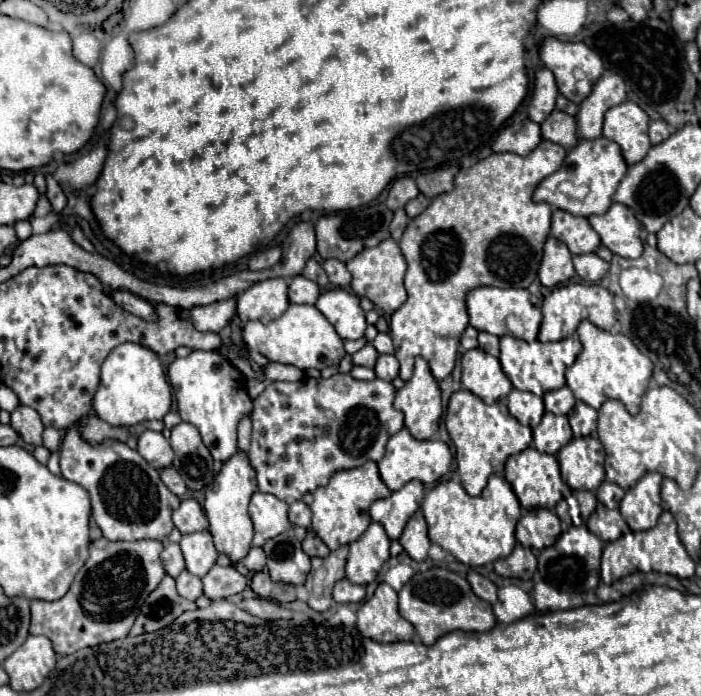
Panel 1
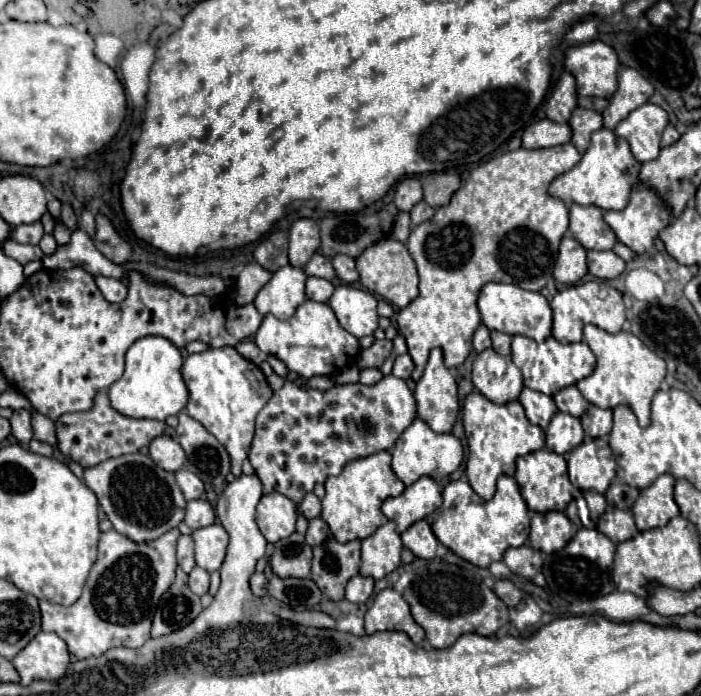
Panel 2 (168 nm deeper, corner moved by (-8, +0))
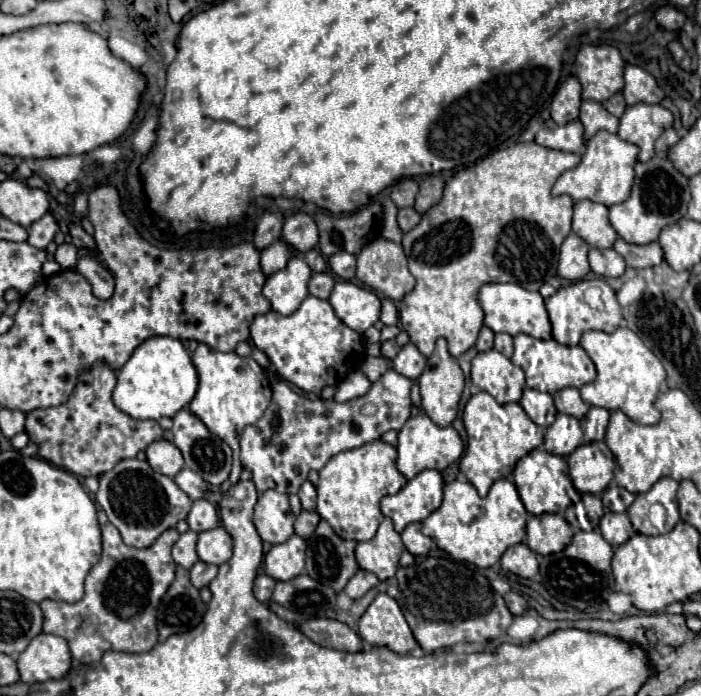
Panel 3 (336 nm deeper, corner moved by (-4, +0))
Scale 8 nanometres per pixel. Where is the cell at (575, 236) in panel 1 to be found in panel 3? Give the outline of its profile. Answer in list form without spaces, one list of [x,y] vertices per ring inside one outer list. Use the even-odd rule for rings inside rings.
[[[580,200],[574,204],[572,232],[584,238],[590,248],[612,248],[618,238],[616,230],[608,222],[608,208],[592,200]]]

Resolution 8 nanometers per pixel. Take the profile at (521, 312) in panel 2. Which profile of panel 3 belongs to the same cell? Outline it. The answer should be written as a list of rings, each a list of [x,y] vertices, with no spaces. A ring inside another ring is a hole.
[[[484,284],[478,292],[478,302],[484,310],[484,324],[494,332],[506,332],[510,336],[528,334],[532,338],[552,338],[548,312],[540,292],[530,292],[518,284]]]

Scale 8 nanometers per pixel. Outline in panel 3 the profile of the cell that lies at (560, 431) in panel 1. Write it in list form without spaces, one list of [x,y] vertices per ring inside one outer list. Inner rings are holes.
[[[558,414],[556,422],[548,426],[544,446],[550,454],[568,456],[572,450],[576,450],[582,444],[582,430],[576,418]]]

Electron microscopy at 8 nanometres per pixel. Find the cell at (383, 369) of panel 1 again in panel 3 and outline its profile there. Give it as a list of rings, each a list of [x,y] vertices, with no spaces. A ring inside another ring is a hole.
[[[406,344],[392,360],[392,368],[398,374],[412,378],[412,380],[416,380],[422,374],[424,366],[426,366],[426,358],[418,352],[418,348],[414,344]]]

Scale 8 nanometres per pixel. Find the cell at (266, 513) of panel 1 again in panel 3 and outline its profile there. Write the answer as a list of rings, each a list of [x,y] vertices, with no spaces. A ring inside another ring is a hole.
[[[266,490],[258,496],[254,508],[254,526],[264,542],[282,544],[294,534],[296,516],[290,510],[288,496],[276,490]]]

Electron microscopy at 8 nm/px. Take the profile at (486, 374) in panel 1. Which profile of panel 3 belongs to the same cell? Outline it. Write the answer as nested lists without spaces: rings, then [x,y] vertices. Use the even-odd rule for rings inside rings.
[[[498,350],[478,352],[472,360],[472,384],[488,392],[496,402],[518,402],[524,388],[524,372]]]

